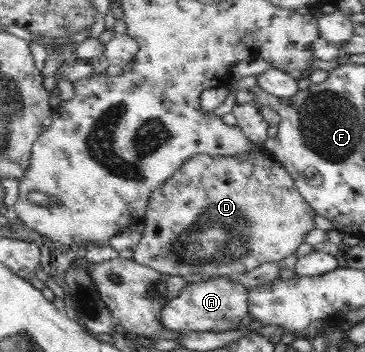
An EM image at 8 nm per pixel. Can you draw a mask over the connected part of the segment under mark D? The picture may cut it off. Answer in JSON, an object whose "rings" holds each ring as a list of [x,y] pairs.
{"rings":[[[256,145],[251,152],[237,155],[195,153],[163,185],[149,193],[144,234],[136,244],[133,259],[171,276],[209,280],[243,275],[260,265],[296,255],[307,233],[316,228],[315,216],[316,211],[299,194],[286,167],[264,147]]]}

